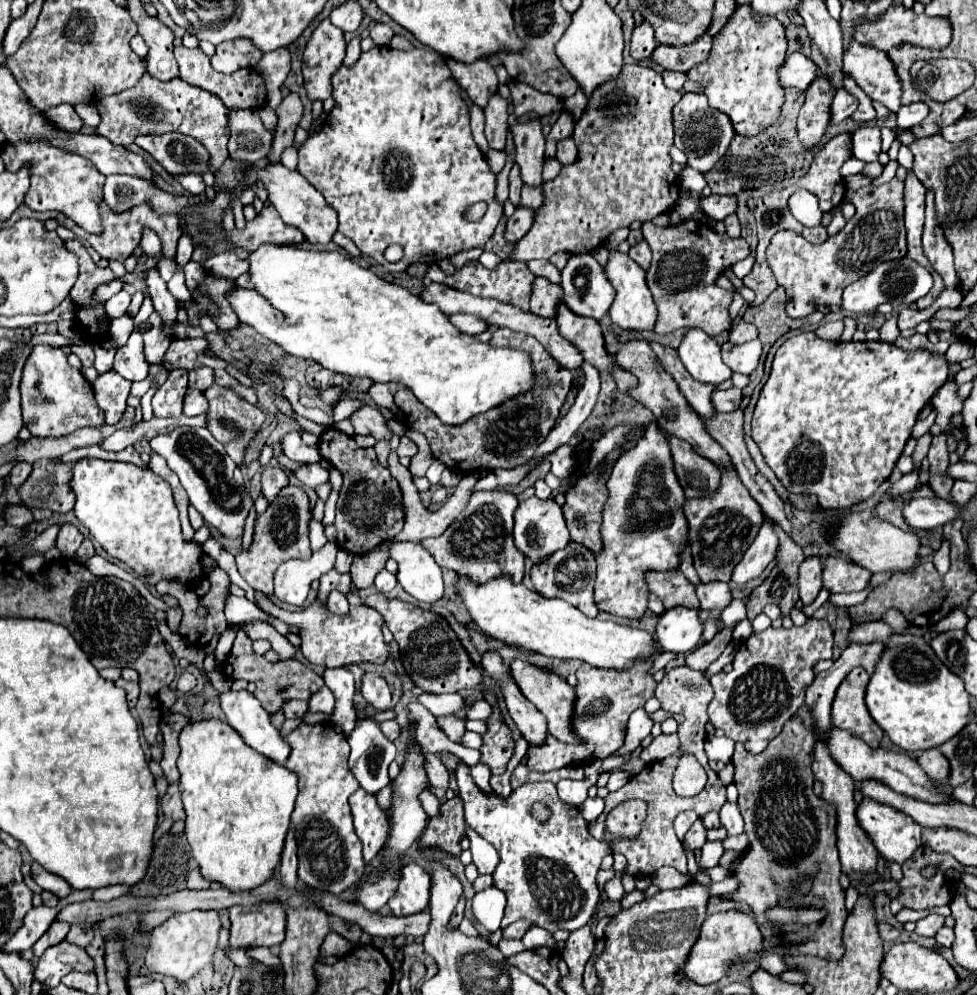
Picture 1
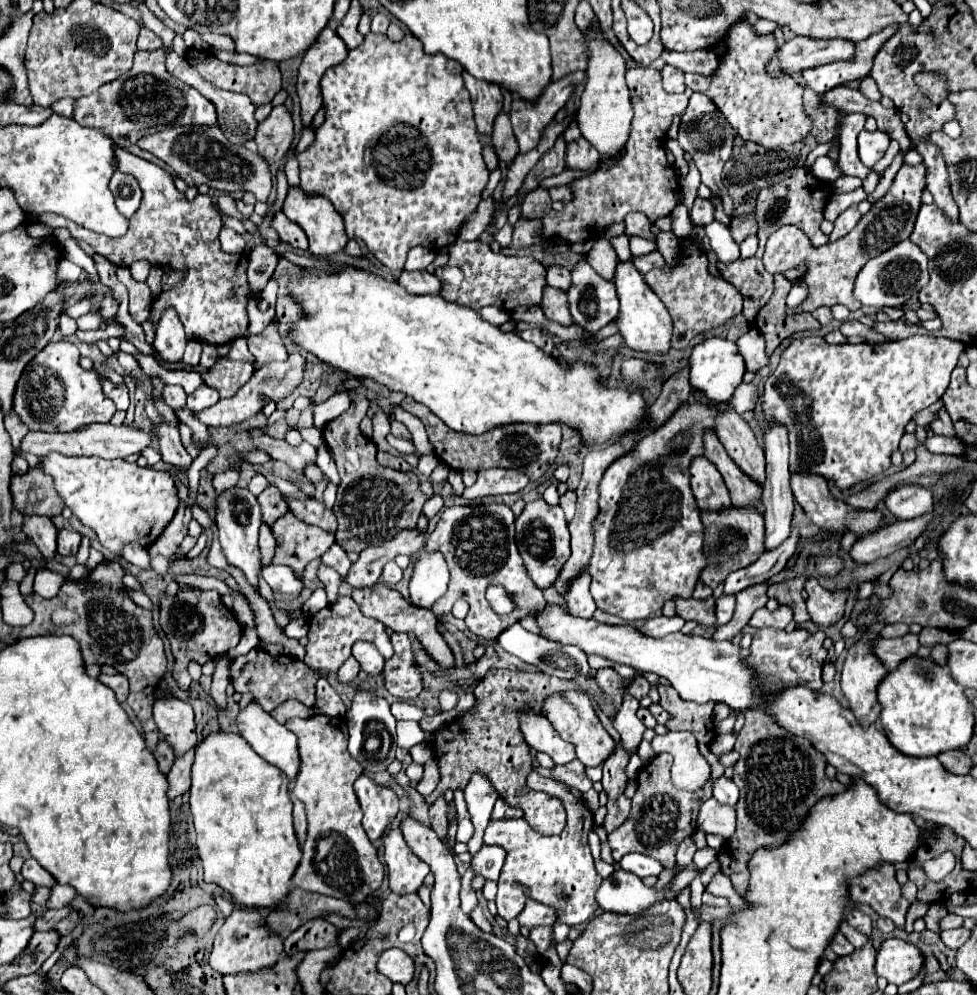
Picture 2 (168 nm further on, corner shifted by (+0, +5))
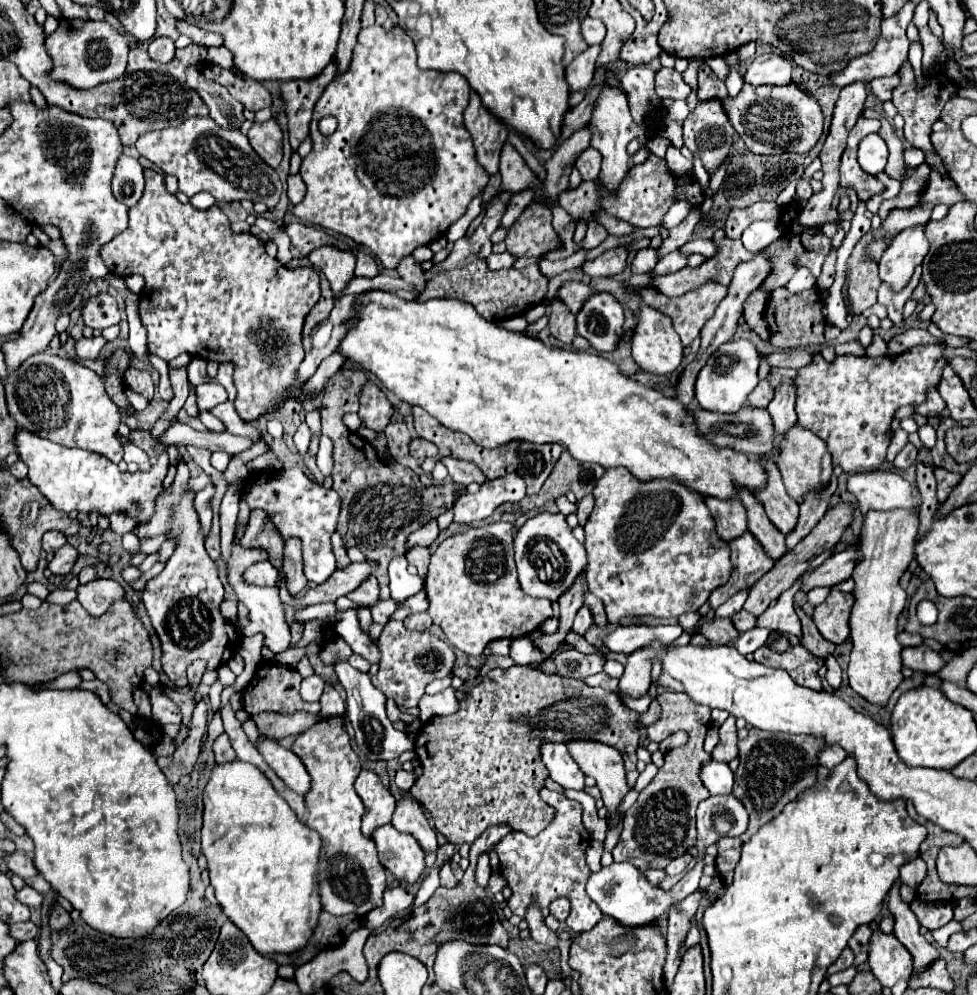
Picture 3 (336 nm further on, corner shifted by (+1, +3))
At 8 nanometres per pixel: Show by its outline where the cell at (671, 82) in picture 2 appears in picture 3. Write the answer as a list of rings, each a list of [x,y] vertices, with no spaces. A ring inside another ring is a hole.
[[[660,68],[656,72],[656,94],[670,100],[686,100],[692,88],[682,80],[682,74],[674,68]]]

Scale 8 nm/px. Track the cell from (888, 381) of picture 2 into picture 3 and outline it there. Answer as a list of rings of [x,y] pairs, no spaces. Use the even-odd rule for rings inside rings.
[[[926,344],[926,346],[914,346],[906,350],[900,356],[854,356],[844,354],[836,356],[834,362],[826,362],[820,352],[812,356],[812,362],[798,370],[798,376],[794,378],[796,386],[796,414],[798,422],[796,426],[812,430],[818,438],[822,438],[828,446],[828,452],[832,454],[834,466],[840,466],[844,472],[868,472],[876,470],[886,460],[886,448],[890,444],[890,424],[894,414],[900,406],[916,406],[926,402],[928,390],[938,388],[940,374],[948,366],[948,360],[944,358],[946,344]]]

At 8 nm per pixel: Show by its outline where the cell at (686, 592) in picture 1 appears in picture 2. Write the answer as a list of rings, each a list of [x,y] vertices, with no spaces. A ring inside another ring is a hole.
[[[677,598],[675,604],[677,604],[677,614],[681,618],[695,620],[695,622],[699,622],[703,626],[717,628],[717,620],[715,620],[715,598],[707,598],[707,600],[695,600],[695,598],[683,600],[683,598]]]

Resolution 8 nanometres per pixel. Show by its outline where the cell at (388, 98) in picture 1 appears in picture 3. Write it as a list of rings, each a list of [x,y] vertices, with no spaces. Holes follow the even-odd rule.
[[[376,24],[362,28],[348,70],[340,72],[326,86],[314,106],[310,122],[314,146],[300,168],[306,196],[296,204],[294,214],[306,224],[334,230],[368,246],[384,268],[396,270],[400,260],[410,256],[414,248],[440,238],[458,218],[462,218],[472,196],[490,180],[488,172],[476,162],[472,138],[462,122],[468,94],[470,84],[458,72],[420,70],[416,66],[414,40],[400,26],[394,26],[390,32]],[[324,116],[334,116],[338,120],[338,128],[330,136],[322,136],[318,130],[318,122]]]

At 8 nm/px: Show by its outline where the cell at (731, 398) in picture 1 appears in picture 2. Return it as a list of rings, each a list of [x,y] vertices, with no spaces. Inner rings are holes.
[[[741,384],[731,398],[731,406],[733,410],[737,410],[737,414],[755,410],[757,402],[759,402],[759,388],[755,384]]]

